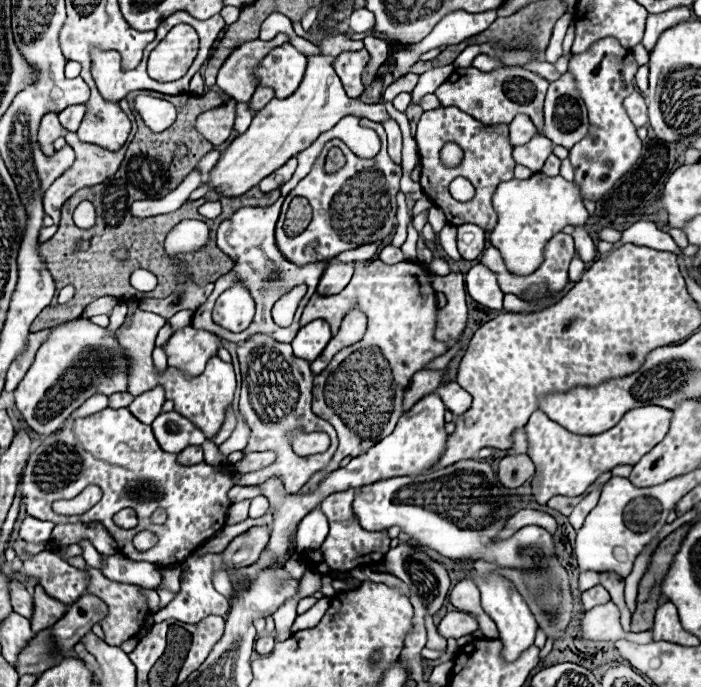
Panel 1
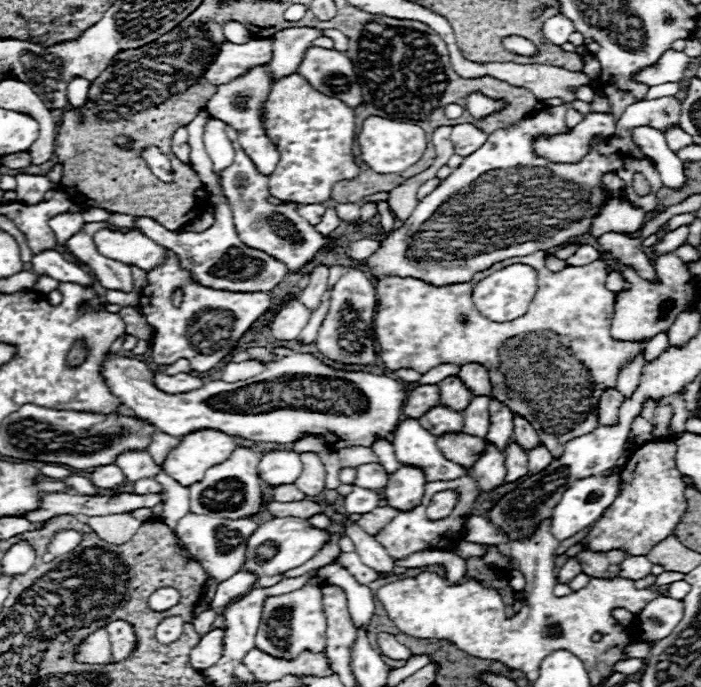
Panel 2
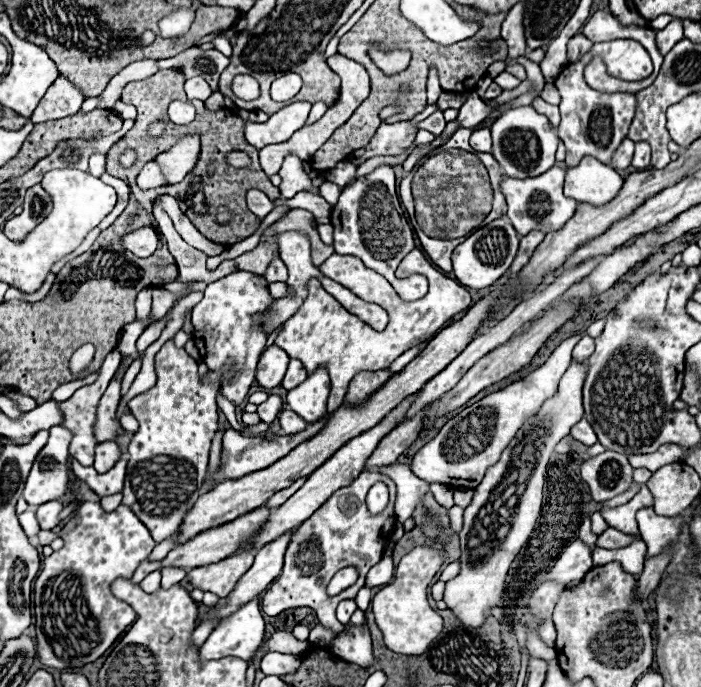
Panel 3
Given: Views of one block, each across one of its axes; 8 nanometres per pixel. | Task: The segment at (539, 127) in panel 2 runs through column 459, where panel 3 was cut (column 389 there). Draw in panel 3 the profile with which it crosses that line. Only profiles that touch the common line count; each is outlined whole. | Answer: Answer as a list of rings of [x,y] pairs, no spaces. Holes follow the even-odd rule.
[[[380,166],[372,174],[356,178],[354,184],[346,186],[340,194],[338,204],[332,208],[330,220],[332,220],[332,226],[334,226],[334,250],[336,250],[336,254],[348,254],[348,256],[360,258],[370,270],[380,272],[390,284],[398,286],[400,280],[394,276],[394,270],[398,268],[400,260],[404,258],[404,256],[400,256],[400,252],[404,252],[404,248],[406,248],[406,254],[414,250],[414,238],[412,238],[412,228],[406,222],[404,210],[400,208],[400,200],[396,196],[392,166]]]

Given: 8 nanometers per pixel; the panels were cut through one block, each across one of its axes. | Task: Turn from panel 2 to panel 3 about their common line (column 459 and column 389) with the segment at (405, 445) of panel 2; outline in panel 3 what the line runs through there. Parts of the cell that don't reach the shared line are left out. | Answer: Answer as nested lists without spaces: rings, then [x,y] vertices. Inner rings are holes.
[[[394,462],[394,464],[388,464],[388,466],[378,466],[374,470],[384,472],[386,476],[392,476],[392,480],[398,486],[398,500],[396,500],[398,520],[400,522],[408,520],[412,516],[412,512],[416,510],[416,504],[420,504],[424,494],[430,492],[430,484],[416,478],[412,474],[412,470],[406,464],[400,464],[400,462]]]

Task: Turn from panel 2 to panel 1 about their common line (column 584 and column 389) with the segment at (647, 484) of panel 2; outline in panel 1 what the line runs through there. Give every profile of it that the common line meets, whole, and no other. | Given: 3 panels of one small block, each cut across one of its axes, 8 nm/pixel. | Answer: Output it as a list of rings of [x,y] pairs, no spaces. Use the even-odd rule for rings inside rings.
[[[348,488],[344,492],[334,492],[332,496],[326,496],[322,500],[322,510],[324,510],[326,518],[330,520],[328,538],[324,540],[324,544],[316,552],[306,552],[302,556],[304,562],[312,560],[312,568],[320,574],[346,572],[346,570],[352,570],[352,568],[362,566],[362,564],[376,564],[390,550],[390,536],[386,530],[384,532],[368,532],[358,524],[358,518],[352,512],[352,500],[354,500],[352,488]]]

